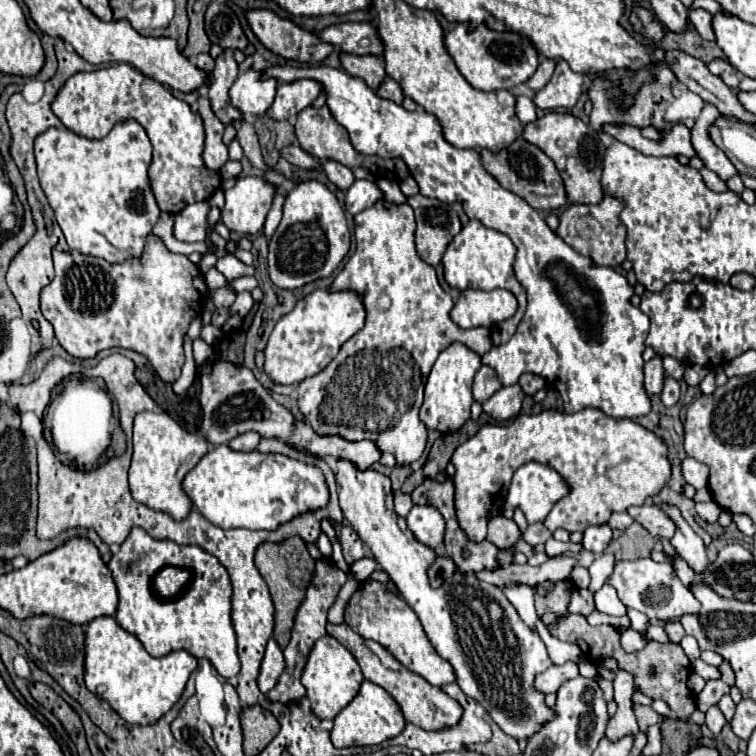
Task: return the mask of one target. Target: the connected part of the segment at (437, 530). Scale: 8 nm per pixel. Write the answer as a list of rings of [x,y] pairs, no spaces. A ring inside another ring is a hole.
[[[415,505],[407,515],[407,525],[417,537],[417,541],[427,545],[429,549],[437,549],[443,543],[445,521],[441,513],[437,509],[431,509],[429,505]]]

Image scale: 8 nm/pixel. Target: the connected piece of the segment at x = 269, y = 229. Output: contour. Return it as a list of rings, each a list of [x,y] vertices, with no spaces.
[[[277,195],[273,207],[271,207],[269,215],[267,215],[267,223],[265,223],[265,229],[263,229],[263,233],[265,233],[267,239],[273,235],[273,231],[277,229],[279,221],[281,221],[281,207],[283,207],[283,201],[285,201],[285,197],[283,197],[283,195]]]

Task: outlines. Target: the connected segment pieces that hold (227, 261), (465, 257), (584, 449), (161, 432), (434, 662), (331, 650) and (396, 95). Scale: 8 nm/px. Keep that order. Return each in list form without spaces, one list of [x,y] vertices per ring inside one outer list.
[[[233,255],[219,257],[215,269],[221,271],[221,273],[227,277],[227,281],[231,281],[231,279],[235,279],[235,277],[241,277],[241,275],[253,275],[253,273],[255,273],[255,267],[243,265],[243,263],[237,261]]]
[[[473,219],[469,221],[461,233],[457,233],[453,237],[453,241],[449,243],[445,255],[443,255],[443,267],[445,267],[445,281],[451,285],[451,287],[457,287],[457,289],[485,289],[485,291],[491,291],[495,287],[503,287],[507,291],[511,291],[517,301],[519,301],[519,309],[517,313],[498,325],[497,331],[499,331],[499,343],[505,343],[517,329],[517,323],[521,321],[523,313],[525,313],[525,289],[519,285],[519,281],[515,279],[513,275],[513,261],[515,261],[515,245],[513,241],[495,231],[495,229],[489,229],[485,227],[481,221]]]
[[[545,409],[539,415],[517,415],[515,421],[501,423],[501,425],[485,425],[479,429],[475,437],[459,445],[451,457],[455,465],[453,485],[455,485],[455,511],[459,527],[465,531],[469,541],[481,543],[487,537],[487,523],[489,517],[501,513],[501,507],[507,499],[513,473],[529,463],[543,463],[555,469],[569,489],[569,493],[555,503],[555,507],[545,517],[545,527],[555,531],[559,527],[573,531],[585,531],[591,525],[605,525],[615,511],[627,511],[631,505],[643,505],[645,499],[653,497],[661,491],[671,475],[671,465],[667,461],[667,447],[663,439],[655,433],[647,431],[639,423],[631,419],[613,419],[603,415],[599,409],[583,409],[579,413],[565,413],[555,409]]]
[[[141,411],[133,423],[133,457],[129,467],[129,487],[135,501],[169,513],[173,519],[183,519],[191,511],[191,499],[185,495],[181,481],[199,459],[209,451],[209,443],[193,433],[187,433],[164,411]]]
[[[371,581],[371,583],[359,587],[351,595],[351,599],[345,607],[345,623],[351,625],[351,629],[355,633],[359,633],[363,639],[371,639],[371,641],[377,641],[379,645],[383,645],[389,653],[393,653],[393,657],[399,663],[403,663],[407,669],[411,669],[413,673],[427,679],[431,685],[443,687],[443,685],[455,681],[453,667],[449,665],[449,661],[445,661],[443,657],[437,655],[437,651],[429,643],[429,639],[419,623],[419,617],[415,615],[415,611],[397,593],[389,591],[387,585]]]
[[[331,635],[321,637],[305,663],[301,683],[307,689],[307,699],[311,703],[311,711],[319,719],[333,719],[359,691],[359,685],[363,683],[363,673],[355,661],[355,657]]]
[[[385,77],[383,85],[377,89],[377,95],[383,97],[383,99],[391,99],[391,101],[395,101],[397,105],[401,105],[403,99],[405,99],[401,85],[399,85],[395,79],[391,79],[391,77]]]

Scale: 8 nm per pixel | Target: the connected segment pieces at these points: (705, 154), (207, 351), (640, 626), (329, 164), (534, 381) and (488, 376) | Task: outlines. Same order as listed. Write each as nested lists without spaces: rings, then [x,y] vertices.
[[[713,105],[703,107],[701,115],[695,121],[695,127],[691,129],[691,145],[697,151],[697,157],[705,163],[705,167],[711,169],[713,173],[717,173],[723,181],[727,181],[729,177],[733,177],[737,173],[737,169],[733,167],[733,163],[727,159],[727,155],[709,137],[709,127],[713,125],[713,121],[719,115],[721,113]]]
[[[195,339],[193,341],[193,357],[195,357],[195,363],[201,367],[209,357],[213,355],[213,349],[211,349],[211,345],[207,345],[203,339]]]
[[[627,607],[627,617],[631,619],[631,627],[633,627],[635,631],[645,631],[645,627],[647,627],[647,623],[649,623],[649,619],[647,619],[645,613],[639,613],[639,611]]]
[[[323,161],[323,171],[327,179],[341,191],[347,191],[353,185],[353,171],[337,161]]]
[[[525,373],[525,375],[521,375],[519,385],[527,395],[535,395],[535,391],[539,391],[545,385],[545,379],[539,375],[533,375],[533,373]]]
[[[483,365],[477,375],[475,375],[475,385],[473,385],[473,397],[479,403],[485,403],[493,393],[497,393],[501,389],[501,381],[497,379],[495,371],[487,365]]]

